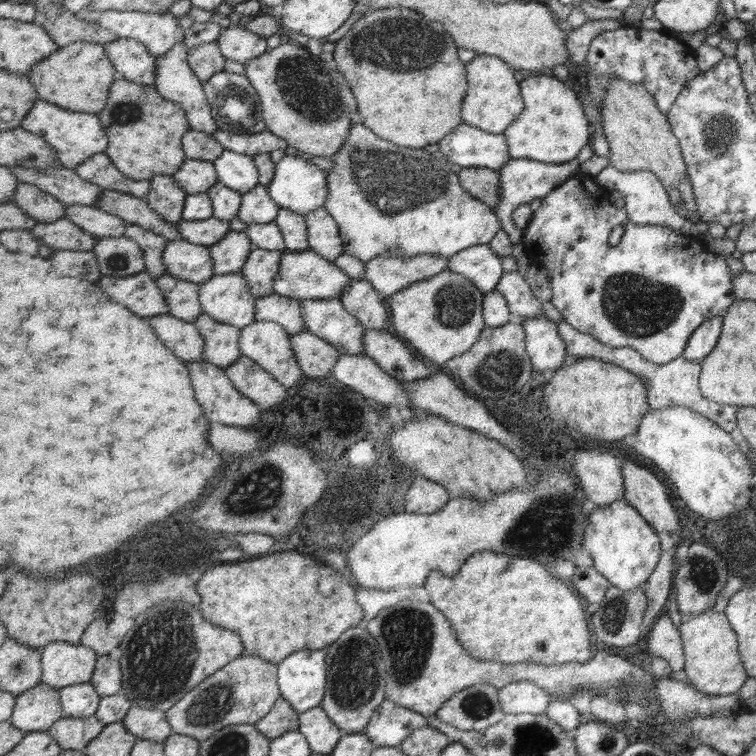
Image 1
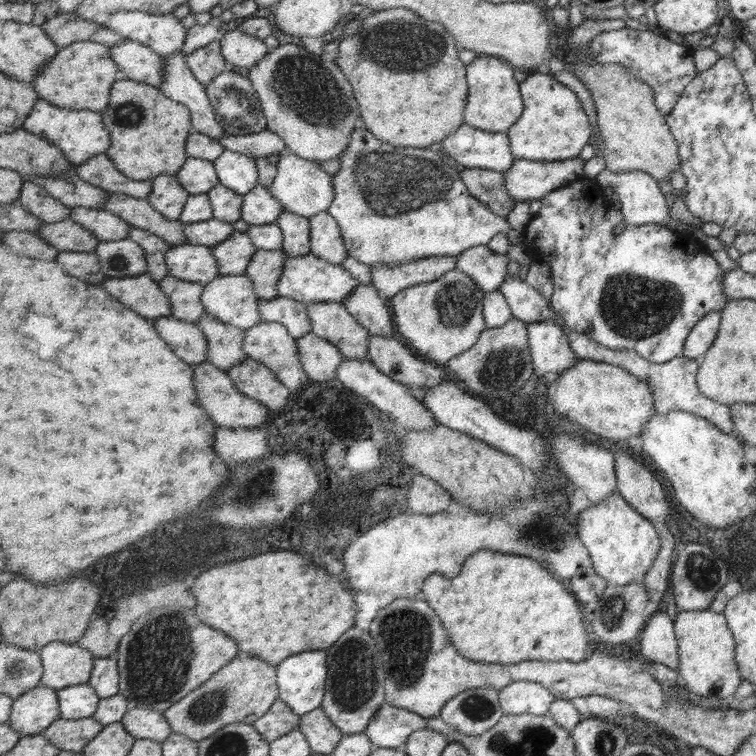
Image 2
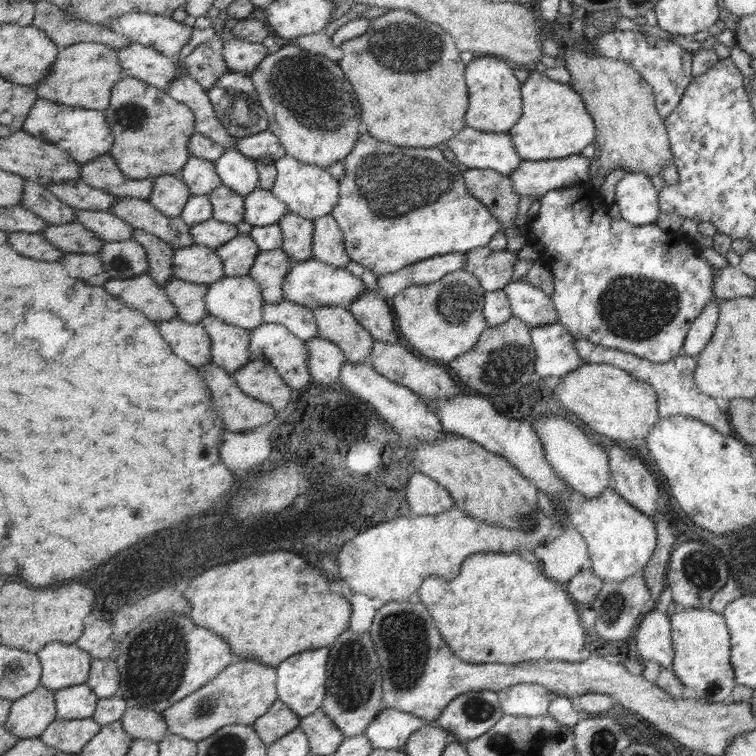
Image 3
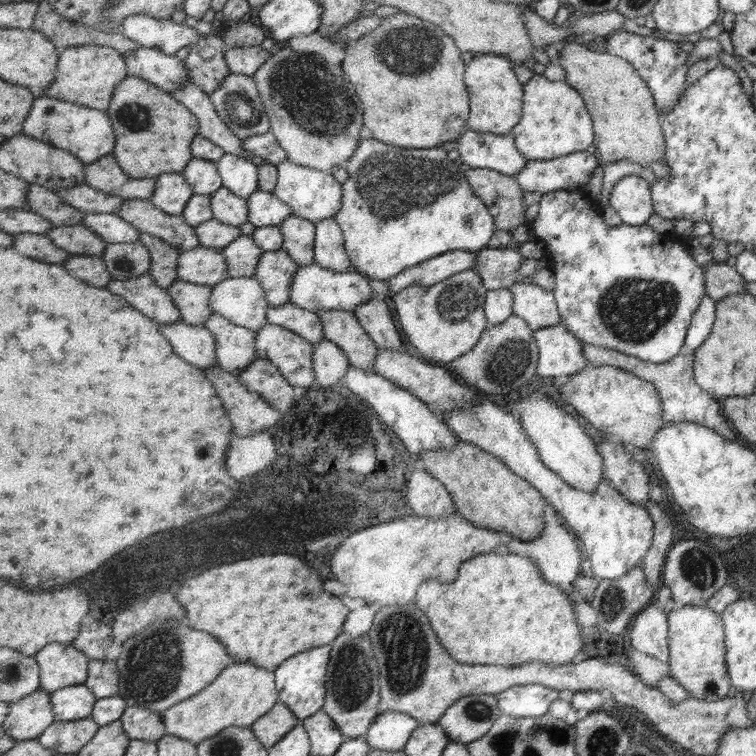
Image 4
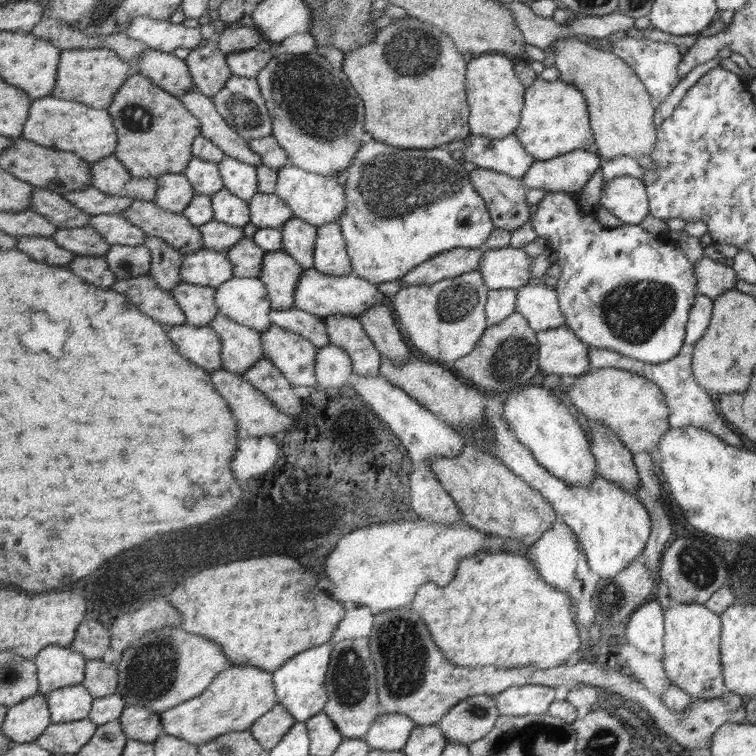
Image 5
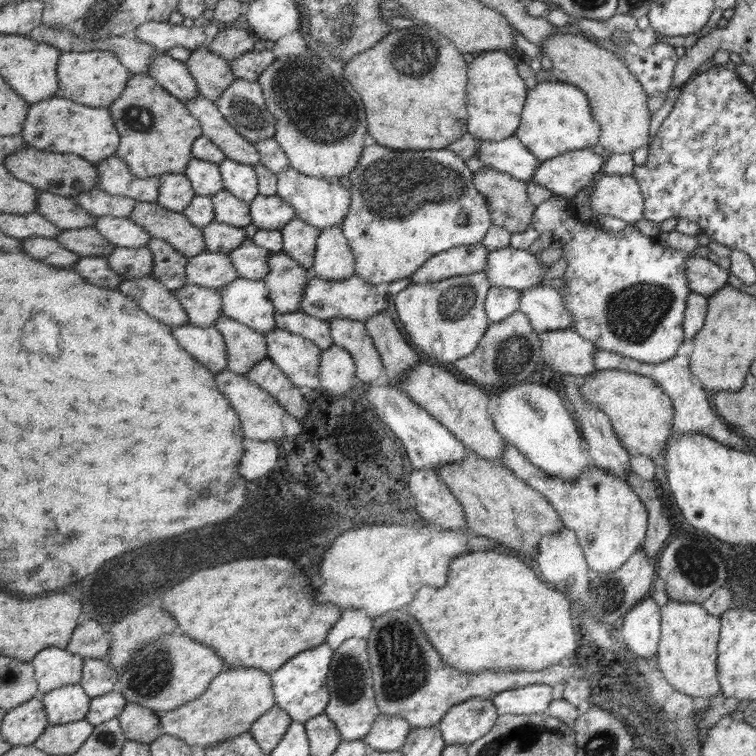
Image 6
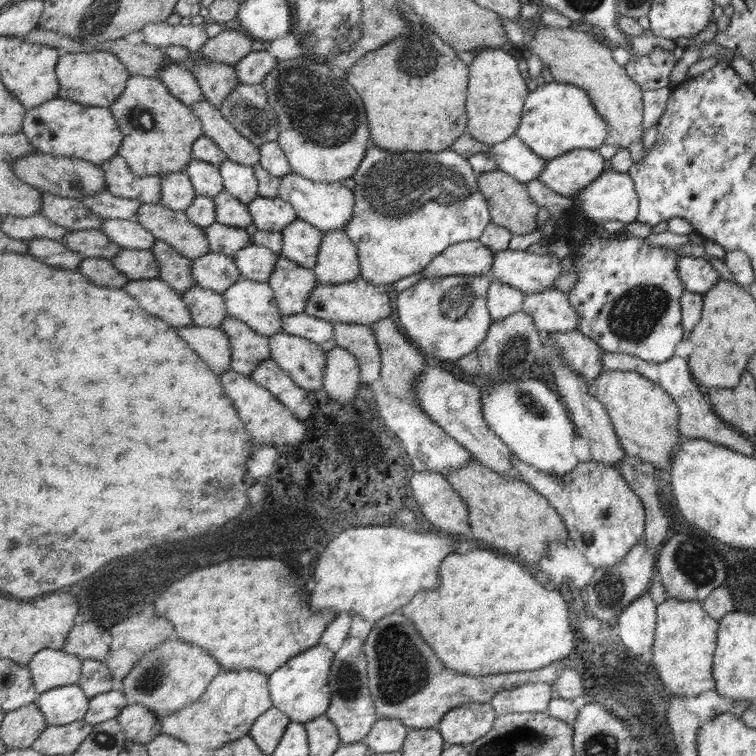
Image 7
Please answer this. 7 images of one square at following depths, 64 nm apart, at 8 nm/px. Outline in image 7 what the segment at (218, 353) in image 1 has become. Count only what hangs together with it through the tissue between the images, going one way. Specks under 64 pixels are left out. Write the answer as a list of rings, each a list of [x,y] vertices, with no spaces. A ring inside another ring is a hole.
[[[228,315],[220,328],[231,341],[233,371],[250,377],[264,360],[271,358],[270,336],[263,336],[245,321]]]

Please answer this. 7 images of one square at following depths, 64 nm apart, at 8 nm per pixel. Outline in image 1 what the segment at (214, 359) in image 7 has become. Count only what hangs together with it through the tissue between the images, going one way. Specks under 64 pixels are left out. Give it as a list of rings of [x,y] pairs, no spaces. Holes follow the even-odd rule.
[[[170,313],[151,316],[147,321],[152,324],[157,336],[184,361],[196,362],[204,358],[205,339],[195,323]]]

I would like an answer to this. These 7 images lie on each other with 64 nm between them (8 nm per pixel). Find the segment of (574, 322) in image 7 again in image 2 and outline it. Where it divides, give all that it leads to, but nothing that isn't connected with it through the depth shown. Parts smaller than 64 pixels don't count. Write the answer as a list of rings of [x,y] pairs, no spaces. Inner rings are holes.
[[[508,276],[500,291],[506,296],[513,316],[519,321],[531,324],[541,320],[553,320],[556,311],[552,302],[527,280]]]

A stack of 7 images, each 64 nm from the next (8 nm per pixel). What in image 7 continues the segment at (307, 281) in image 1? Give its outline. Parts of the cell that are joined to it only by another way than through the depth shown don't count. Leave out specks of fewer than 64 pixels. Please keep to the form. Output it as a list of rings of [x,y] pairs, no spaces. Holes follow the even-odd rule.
[[[362,276],[345,284],[319,283],[309,299],[305,313],[316,316],[329,322],[346,322],[347,324],[363,324],[373,326],[379,320],[391,314],[391,298],[386,292],[379,292],[374,284]]]

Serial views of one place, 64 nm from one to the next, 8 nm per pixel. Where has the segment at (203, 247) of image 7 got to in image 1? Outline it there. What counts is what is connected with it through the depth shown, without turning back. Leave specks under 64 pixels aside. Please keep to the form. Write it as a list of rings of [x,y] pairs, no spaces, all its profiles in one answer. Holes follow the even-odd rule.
[[[104,189],[97,206],[120,216],[127,224],[137,224],[143,228],[152,229],[169,241],[177,240],[180,237],[178,225],[167,222],[148,205],[145,199],[115,190]]]

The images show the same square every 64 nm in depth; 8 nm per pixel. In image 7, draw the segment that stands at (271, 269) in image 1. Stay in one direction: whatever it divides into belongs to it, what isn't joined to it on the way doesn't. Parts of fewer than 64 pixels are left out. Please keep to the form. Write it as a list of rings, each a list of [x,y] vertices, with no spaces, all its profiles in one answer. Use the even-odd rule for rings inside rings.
[[[282,255],[275,266],[268,283],[276,292],[282,316],[305,312],[313,291],[320,283],[316,272]]]

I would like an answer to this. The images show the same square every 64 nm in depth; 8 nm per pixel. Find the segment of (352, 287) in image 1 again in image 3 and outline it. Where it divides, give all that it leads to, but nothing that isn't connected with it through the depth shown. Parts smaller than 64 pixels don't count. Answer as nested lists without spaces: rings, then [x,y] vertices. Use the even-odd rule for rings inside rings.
[[[366,290],[348,309],[372,333],[374,340],[395,344],[399,340],[399,332],[386,298],[379,290]]]

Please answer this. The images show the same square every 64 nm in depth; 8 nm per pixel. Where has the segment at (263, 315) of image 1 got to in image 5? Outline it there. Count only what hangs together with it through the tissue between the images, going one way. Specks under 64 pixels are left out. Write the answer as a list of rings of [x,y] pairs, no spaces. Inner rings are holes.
[[[297,305],[287,310],[272,310],[270,316],[272,324],[301,334],[318,348],[323,348],[331,343],[324,319],[299,308]]]

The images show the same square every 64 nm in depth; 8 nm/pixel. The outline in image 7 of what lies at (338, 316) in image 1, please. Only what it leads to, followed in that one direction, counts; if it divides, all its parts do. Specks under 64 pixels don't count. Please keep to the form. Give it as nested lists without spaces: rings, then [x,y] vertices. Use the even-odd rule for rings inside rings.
[[[335,322],[334,331],[338,345],[357,357],[363,384],[367,386],[381,379],[382,356],[374,330],[363,324]]]

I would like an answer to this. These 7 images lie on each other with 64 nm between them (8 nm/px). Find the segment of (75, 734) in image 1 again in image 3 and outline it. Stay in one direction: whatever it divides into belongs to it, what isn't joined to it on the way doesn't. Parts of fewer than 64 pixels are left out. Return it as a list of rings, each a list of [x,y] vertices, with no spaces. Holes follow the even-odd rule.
[[[93,718],[63,720],[55,719],[41,738],[59,752],[79,754],[85,745],[102,729]]]

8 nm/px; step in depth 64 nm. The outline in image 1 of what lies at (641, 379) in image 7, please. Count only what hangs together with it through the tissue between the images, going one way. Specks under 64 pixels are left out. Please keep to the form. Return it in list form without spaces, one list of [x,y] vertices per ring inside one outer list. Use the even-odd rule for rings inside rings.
[[[579,359],[573,364],[565,364],[549,374],[545,382],[545,398],[551,410],[551,416],[561,426],[573,428],[583,436],[599,438],[599,440],[621,440],[629,434],[634,434],[640,424],[641,417],[648,411],[647,389],[640,377],[624,368],[599,359]]]

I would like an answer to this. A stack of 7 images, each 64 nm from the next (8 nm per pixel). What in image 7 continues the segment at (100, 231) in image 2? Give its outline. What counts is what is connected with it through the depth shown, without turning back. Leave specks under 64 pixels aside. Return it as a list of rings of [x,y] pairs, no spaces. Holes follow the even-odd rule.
[[[104,219],[101,230],[123,249],[151,249],[157,239],[137,220]]]

